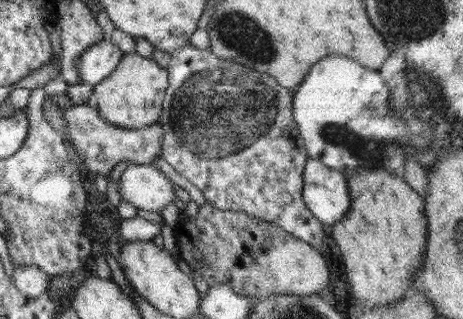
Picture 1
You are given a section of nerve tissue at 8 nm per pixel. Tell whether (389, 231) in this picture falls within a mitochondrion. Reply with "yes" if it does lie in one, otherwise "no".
no

